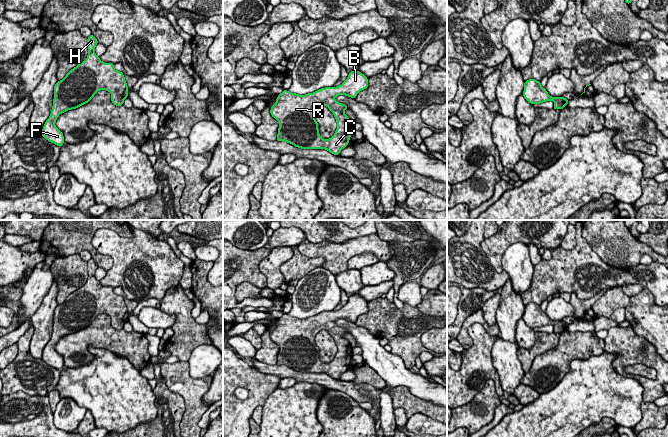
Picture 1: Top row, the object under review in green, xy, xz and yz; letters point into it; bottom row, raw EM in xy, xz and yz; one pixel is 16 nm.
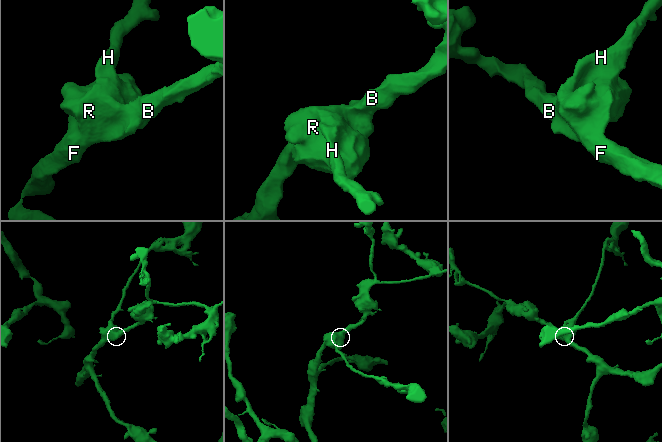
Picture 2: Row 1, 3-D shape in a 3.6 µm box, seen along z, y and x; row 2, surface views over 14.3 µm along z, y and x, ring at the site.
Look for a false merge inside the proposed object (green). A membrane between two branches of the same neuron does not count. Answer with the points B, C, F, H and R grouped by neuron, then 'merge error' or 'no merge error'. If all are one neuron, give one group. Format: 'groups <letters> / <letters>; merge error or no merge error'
groups B C F H R; no merge error

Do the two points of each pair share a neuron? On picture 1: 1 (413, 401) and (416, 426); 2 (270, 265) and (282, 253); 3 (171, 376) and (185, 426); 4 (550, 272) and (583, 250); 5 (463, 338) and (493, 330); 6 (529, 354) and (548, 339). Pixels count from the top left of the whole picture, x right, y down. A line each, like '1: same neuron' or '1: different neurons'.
1: different neurons
2: same neuron
3: same neuron
4: same neuron
5: same neuron
6: same neuron

